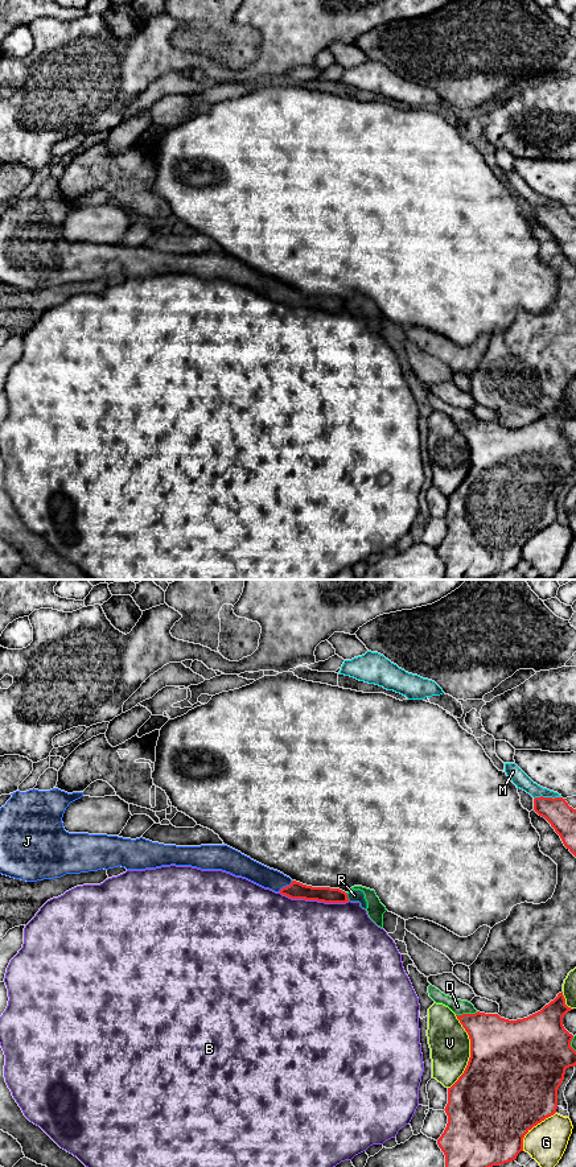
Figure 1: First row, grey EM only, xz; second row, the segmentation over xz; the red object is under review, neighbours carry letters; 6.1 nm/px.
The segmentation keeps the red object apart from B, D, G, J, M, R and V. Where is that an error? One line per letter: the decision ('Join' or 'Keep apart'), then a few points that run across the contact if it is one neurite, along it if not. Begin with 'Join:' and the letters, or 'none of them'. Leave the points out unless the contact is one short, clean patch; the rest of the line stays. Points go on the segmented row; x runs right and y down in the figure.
Join: J
B: Keep apart
D: Keep apart
G: Keep apart
J: Join. Line: xz (296, 890), (287, 886), (268, 878)
M: Keep apart
R: Keep apart. Line: xz (346, 894), (349, 899)
V: Keep apart

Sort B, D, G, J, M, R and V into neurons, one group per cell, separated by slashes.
B / D R / G / J / M / V

